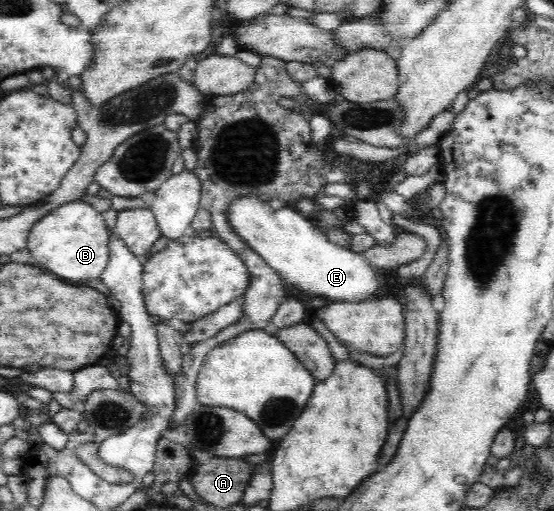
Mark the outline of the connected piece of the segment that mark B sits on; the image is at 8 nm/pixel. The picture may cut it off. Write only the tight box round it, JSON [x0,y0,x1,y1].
[26,201,110,283]

